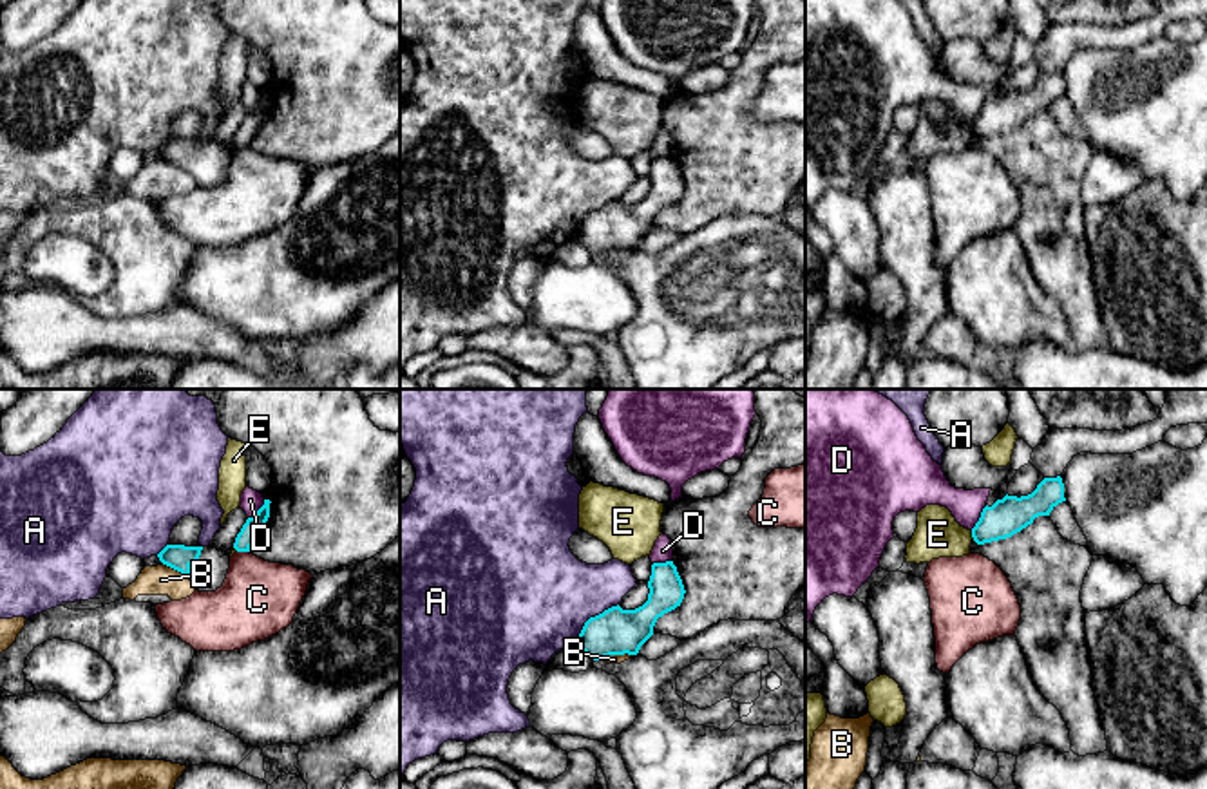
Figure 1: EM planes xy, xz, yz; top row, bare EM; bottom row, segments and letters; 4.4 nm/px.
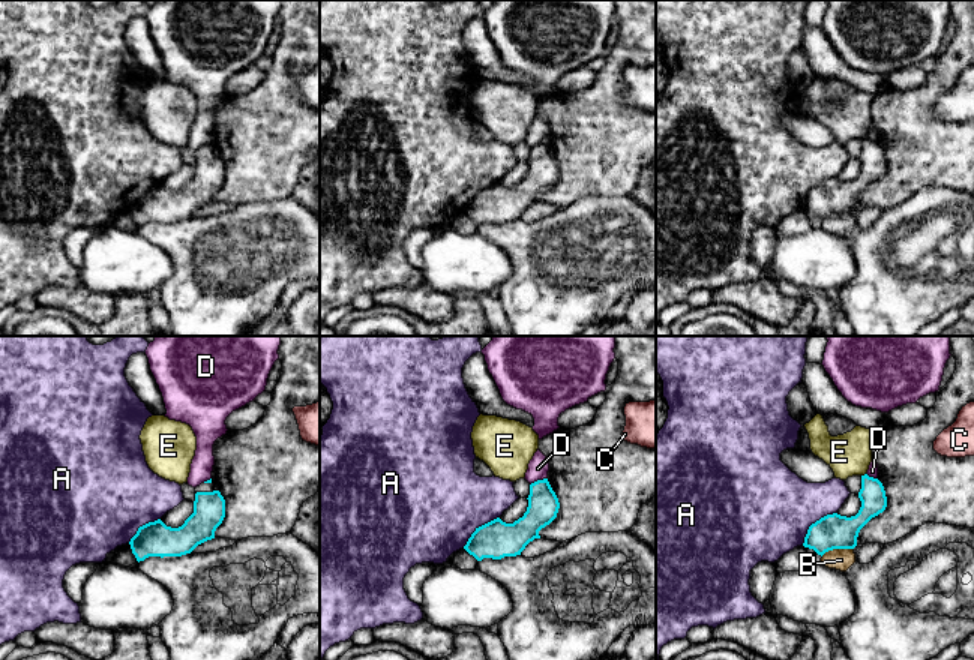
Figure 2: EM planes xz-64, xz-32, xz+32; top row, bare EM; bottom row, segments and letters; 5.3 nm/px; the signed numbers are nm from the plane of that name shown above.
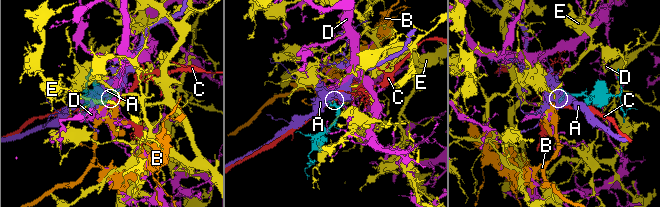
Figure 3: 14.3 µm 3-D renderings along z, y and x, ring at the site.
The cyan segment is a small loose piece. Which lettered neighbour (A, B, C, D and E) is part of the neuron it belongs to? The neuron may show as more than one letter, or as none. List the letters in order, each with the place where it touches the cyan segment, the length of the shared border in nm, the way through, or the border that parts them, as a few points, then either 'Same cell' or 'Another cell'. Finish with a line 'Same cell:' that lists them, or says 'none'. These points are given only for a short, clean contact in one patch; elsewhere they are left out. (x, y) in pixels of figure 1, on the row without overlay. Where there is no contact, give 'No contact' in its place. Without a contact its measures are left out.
A: Touches cyan at xz (592, 212). Shared border 260 nm. Boundary: xz (617, 198), (592, 210), (576, 236). Another cell
B: Touches cyan at xz (617, 248). Shared border 140 nm. Another cell
C: Touches cyan at xy (243, 145). Shared border 60 nm. Boundary: xy (237, 145), (248, 147). Another cell
D: Touches cyan at yz (979, 113). Shared border 130 nm. Boundary: yz (987, 100), (970, 123). Another cell
E: Touches cyan at yz (972, 129). Shared border 40 nm. Boundary: yz (970, 125), (974, 133). Another cell
Same cell: none

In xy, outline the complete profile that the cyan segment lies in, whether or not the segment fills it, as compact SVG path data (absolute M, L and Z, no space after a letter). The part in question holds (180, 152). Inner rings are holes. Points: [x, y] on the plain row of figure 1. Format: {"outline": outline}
{"outline": "M166 139L157 152L186 170L199 186L221 183L230 163L230 150L212 141Z"}

